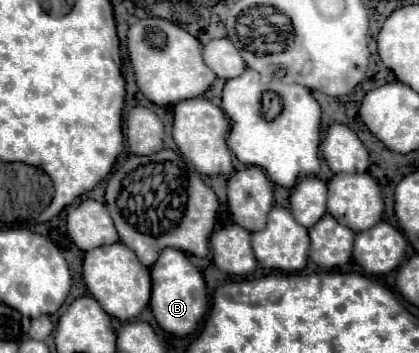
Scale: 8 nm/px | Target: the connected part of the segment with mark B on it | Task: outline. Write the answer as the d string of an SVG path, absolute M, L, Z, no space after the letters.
M163 249L157 263L151 267L151 279L153 279L153 291L151 291L151 311L157 319L157 323L179 337L185 337L195 331L197 323L207 311L207 293L205 293L205 281L203 275L195 269L195 265L187 259L183 251L175 249Z

